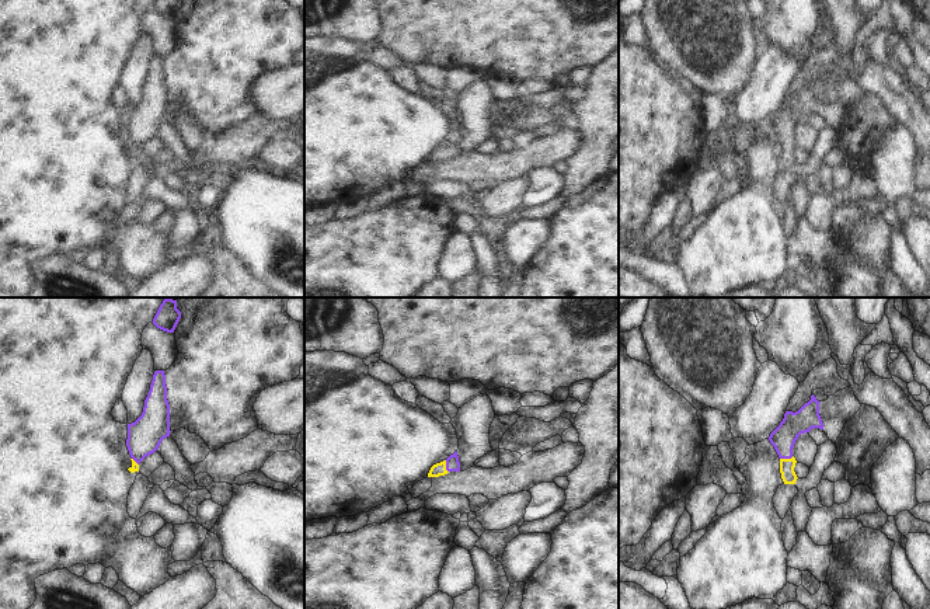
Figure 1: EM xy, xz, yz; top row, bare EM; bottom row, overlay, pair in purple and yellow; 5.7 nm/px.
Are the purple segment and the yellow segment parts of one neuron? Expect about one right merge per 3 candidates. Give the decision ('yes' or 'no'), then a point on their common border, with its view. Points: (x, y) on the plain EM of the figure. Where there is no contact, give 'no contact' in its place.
yes; meets purple in yz at (786, 143)

